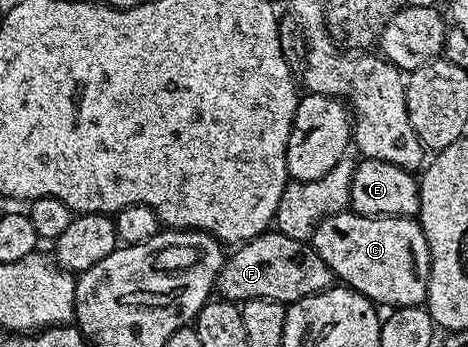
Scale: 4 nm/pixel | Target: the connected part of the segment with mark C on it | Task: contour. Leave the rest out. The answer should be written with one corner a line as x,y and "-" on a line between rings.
346,209
337,215
328,215
319,224
311,245
344,286
367,296
375,305
385,306
385,309
420,307
429,298
429,246
416,218
355,215
352,210

